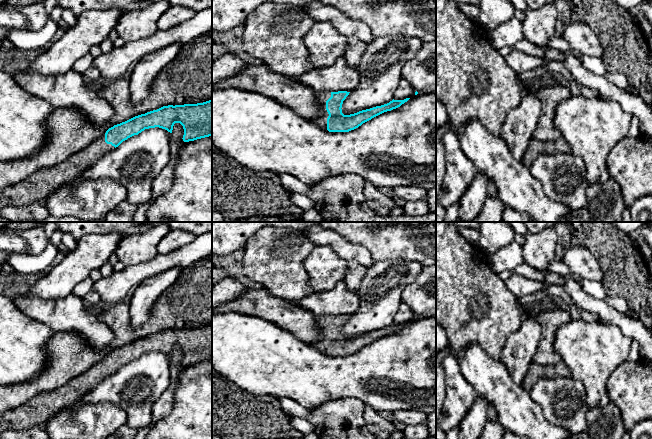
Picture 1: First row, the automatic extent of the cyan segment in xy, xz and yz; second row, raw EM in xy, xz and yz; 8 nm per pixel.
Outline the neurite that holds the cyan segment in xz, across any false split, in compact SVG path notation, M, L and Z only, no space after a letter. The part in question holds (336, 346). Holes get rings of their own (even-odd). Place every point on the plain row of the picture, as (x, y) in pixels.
M320 315L316 316L316 323L320 327L318 340L309 344L329 356L349 356L361 350L372 342L400 331L410 322L392 324L387 328L362 334L354 338L344 339L342 328L350 316Z

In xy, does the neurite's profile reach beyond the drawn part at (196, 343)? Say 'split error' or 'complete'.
split error

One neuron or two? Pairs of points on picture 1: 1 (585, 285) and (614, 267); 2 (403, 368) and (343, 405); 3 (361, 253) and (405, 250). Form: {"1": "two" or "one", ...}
{"1": "two", "2": "two", "3": "two"}

